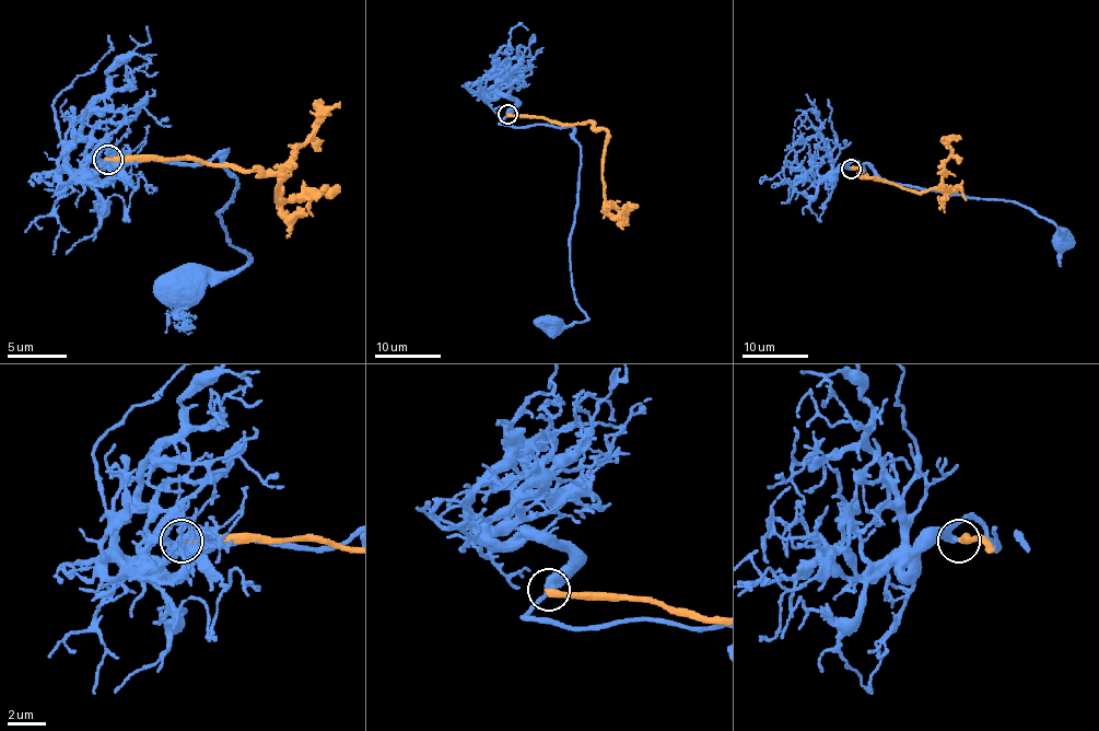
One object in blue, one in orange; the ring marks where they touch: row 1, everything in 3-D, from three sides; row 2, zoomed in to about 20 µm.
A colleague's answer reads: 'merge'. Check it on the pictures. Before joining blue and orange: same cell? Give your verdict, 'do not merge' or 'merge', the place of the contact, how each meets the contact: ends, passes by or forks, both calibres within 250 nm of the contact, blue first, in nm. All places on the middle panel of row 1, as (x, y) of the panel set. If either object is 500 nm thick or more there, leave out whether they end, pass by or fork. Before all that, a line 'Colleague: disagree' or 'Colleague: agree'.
Colleague: agree
merge; at (507, 114); blue ends there; orange ends there; 440 nm thick on the blue side, 300 nm on the other

